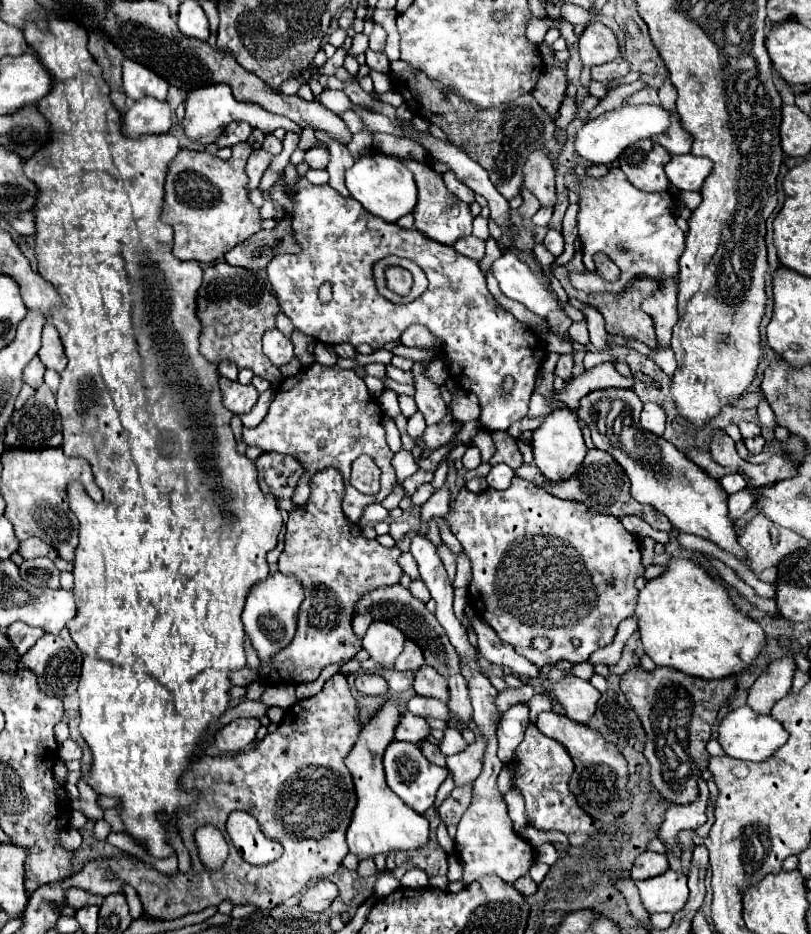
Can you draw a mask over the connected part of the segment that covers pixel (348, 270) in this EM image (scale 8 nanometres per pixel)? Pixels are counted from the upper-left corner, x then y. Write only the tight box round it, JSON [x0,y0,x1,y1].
[268,175,548,431]

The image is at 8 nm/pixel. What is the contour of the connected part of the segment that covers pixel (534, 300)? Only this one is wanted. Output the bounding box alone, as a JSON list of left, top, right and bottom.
[492,251,562,317]

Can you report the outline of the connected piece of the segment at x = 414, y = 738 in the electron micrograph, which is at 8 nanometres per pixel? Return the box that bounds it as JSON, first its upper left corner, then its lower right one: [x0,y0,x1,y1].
[396,711,430,743]

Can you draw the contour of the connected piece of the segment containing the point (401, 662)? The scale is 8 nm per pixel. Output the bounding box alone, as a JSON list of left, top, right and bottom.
[394,639,424,671]

